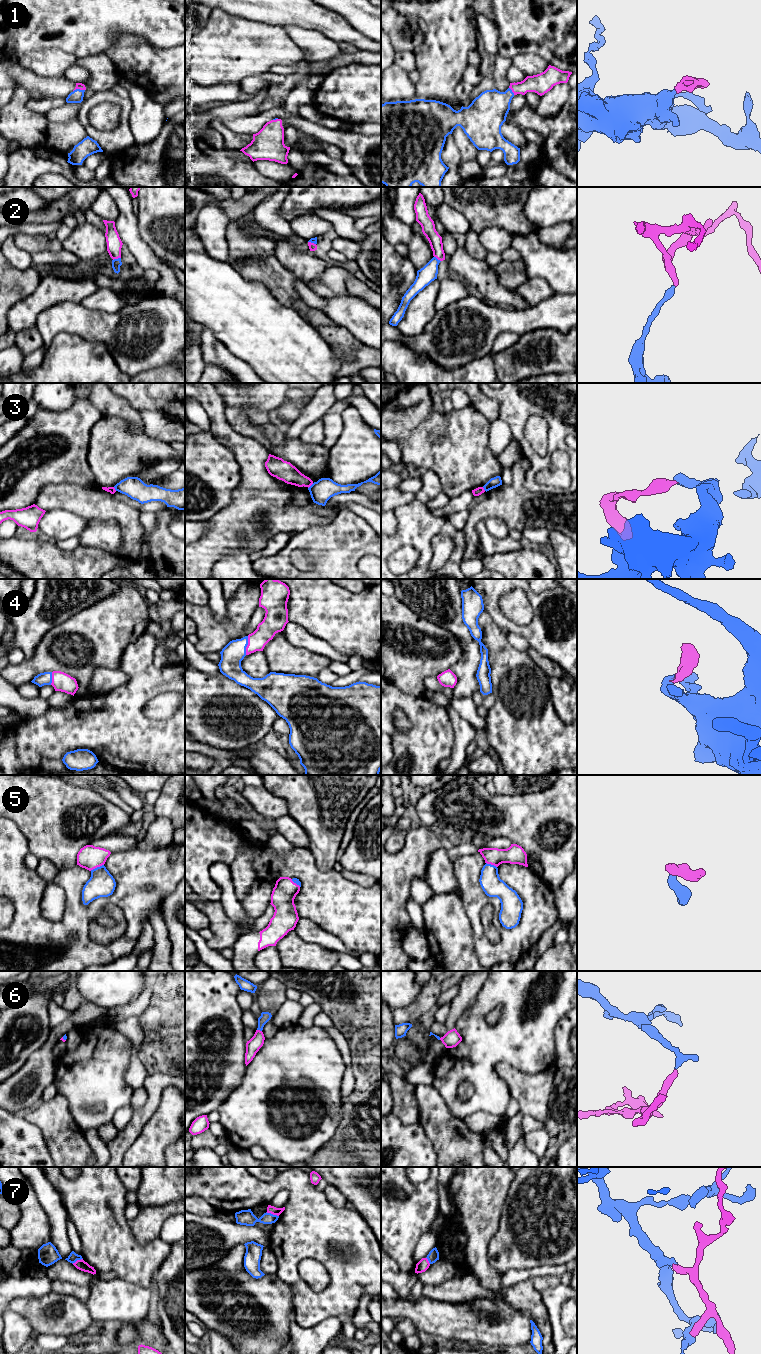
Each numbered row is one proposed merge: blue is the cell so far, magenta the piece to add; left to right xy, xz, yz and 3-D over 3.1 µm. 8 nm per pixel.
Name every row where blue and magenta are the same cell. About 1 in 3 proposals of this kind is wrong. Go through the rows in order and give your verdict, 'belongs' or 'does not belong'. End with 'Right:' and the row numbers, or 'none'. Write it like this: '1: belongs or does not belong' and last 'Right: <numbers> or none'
1: belongs
2: belongs
3: does not belong
4: belongs
5: belongs
6: belongs
7: does not belong
Right: 1, 2, 4, 5, 6

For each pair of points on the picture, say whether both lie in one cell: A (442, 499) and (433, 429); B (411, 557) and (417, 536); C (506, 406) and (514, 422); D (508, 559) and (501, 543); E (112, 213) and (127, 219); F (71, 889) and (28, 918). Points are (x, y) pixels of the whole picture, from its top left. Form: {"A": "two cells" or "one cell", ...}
{"A": "two cells", "B": "two cells", "C": "one cell", "D": "two cells", "E": "two cells", "F": "one cell"}

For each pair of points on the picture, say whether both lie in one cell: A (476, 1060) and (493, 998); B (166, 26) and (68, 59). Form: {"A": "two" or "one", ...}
{"A": "one", "B": "two"}

